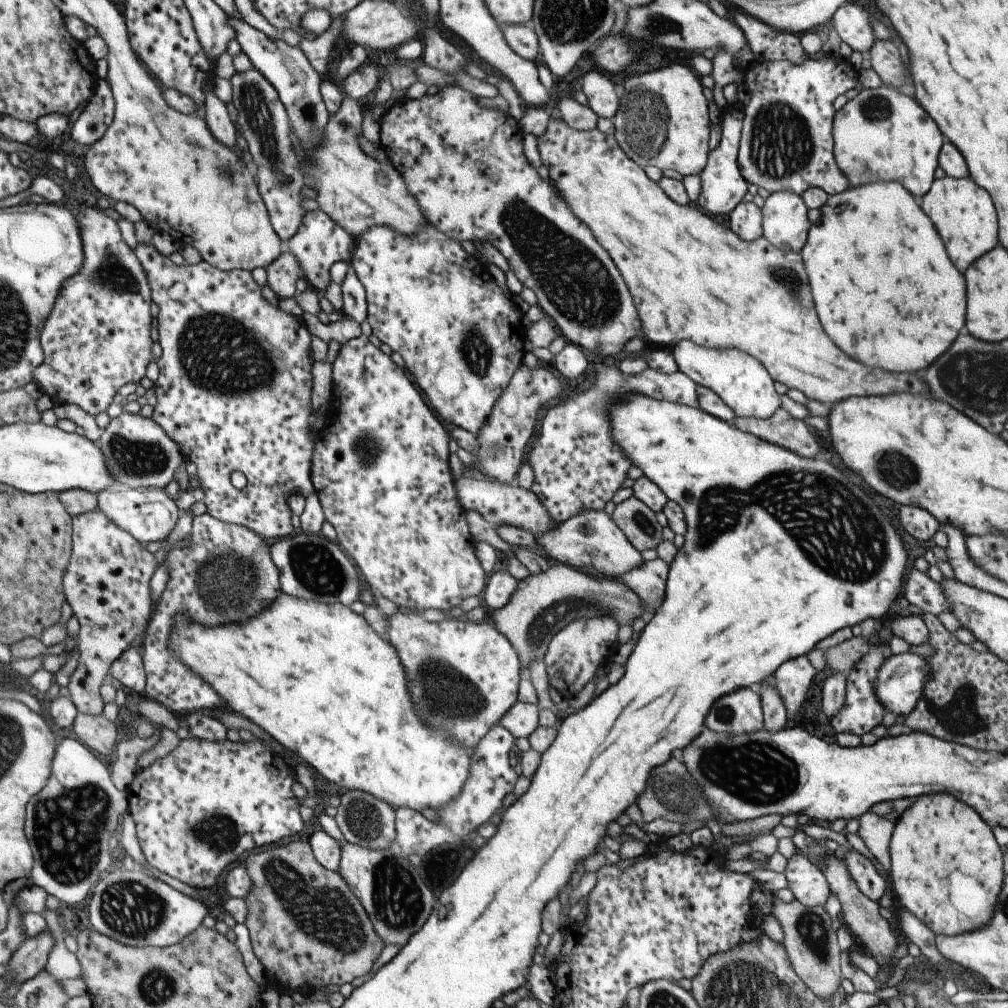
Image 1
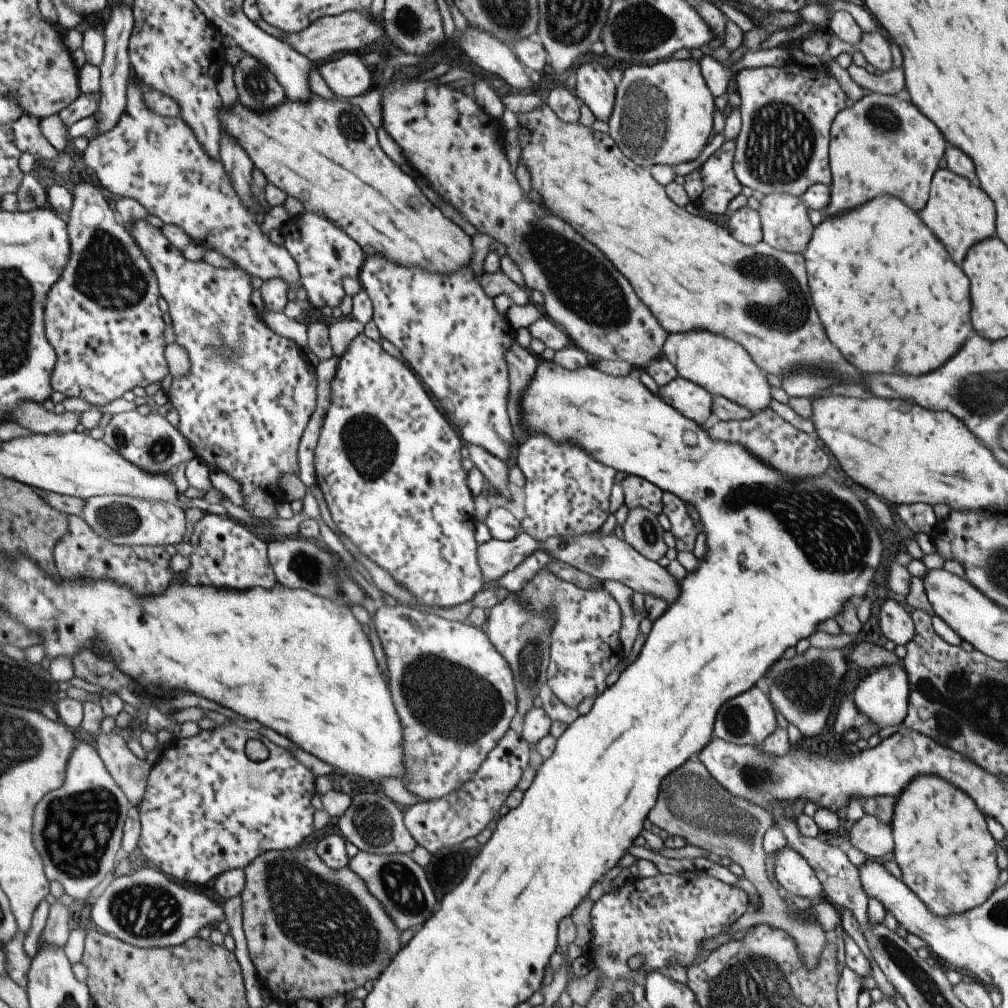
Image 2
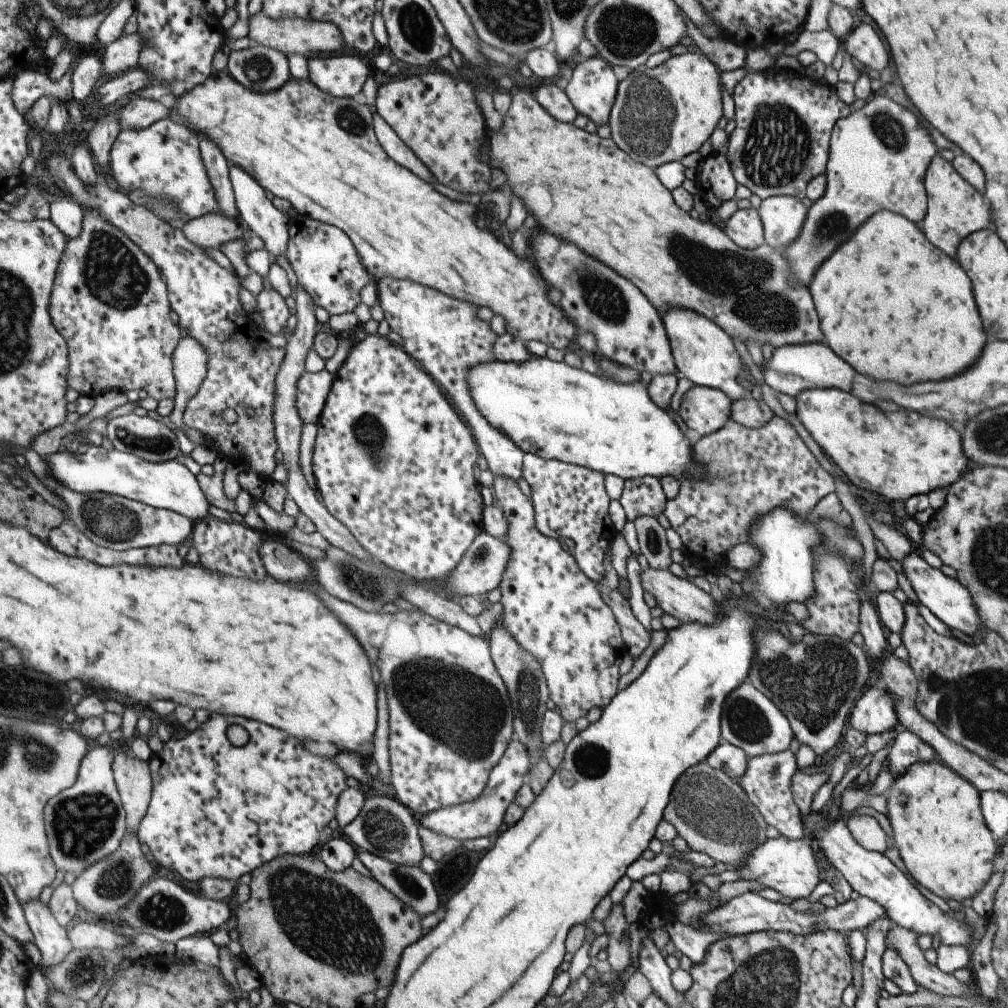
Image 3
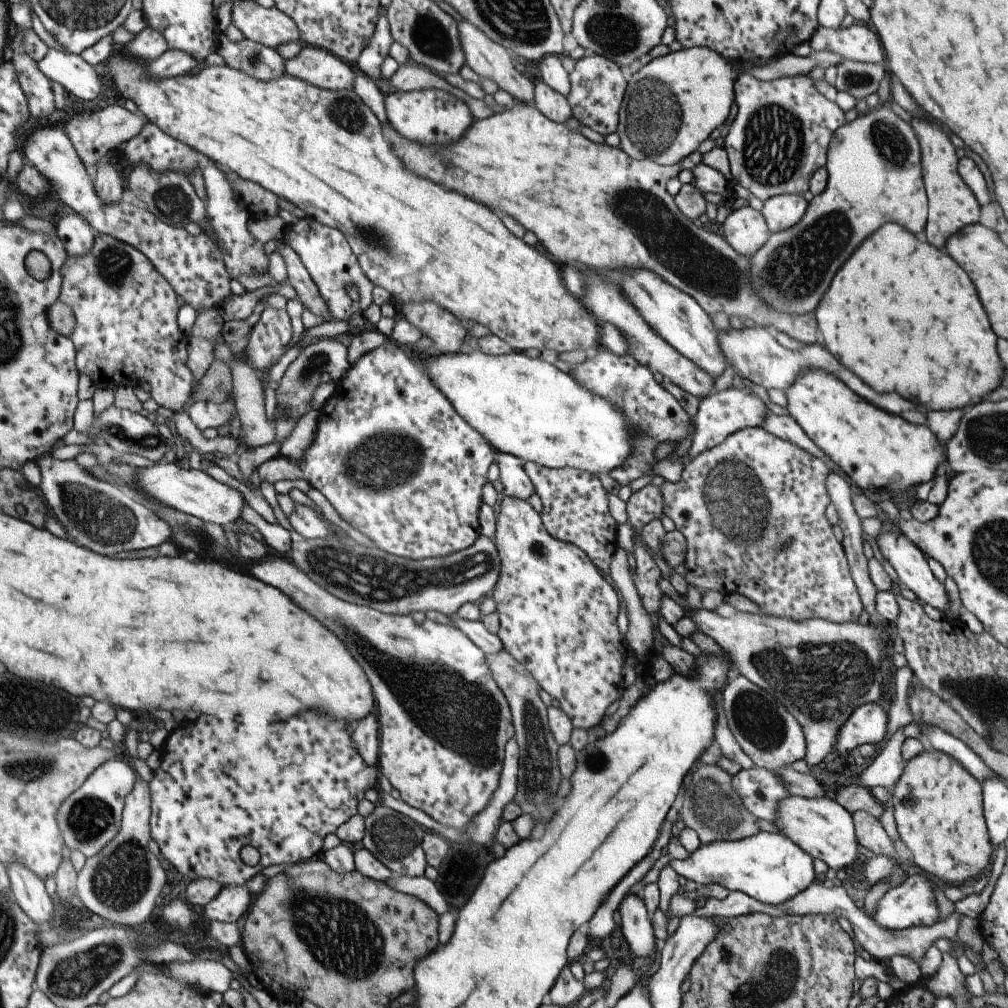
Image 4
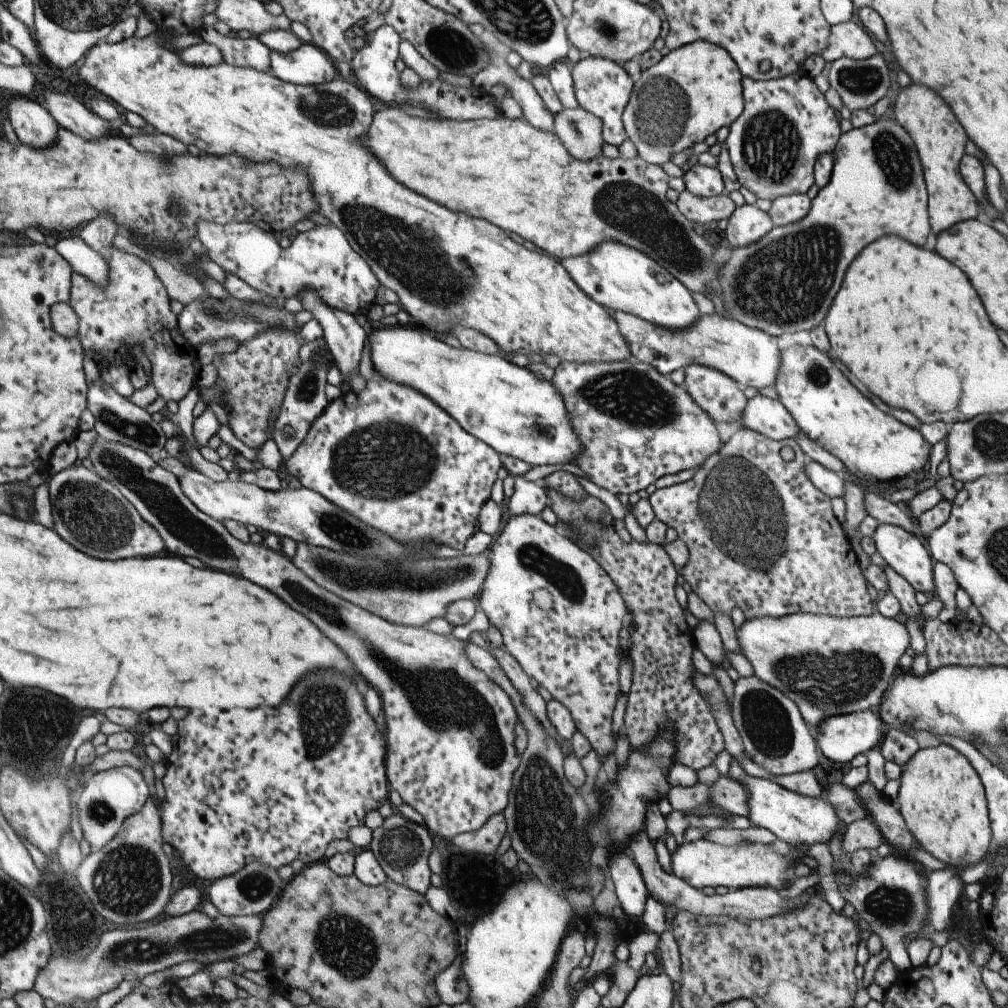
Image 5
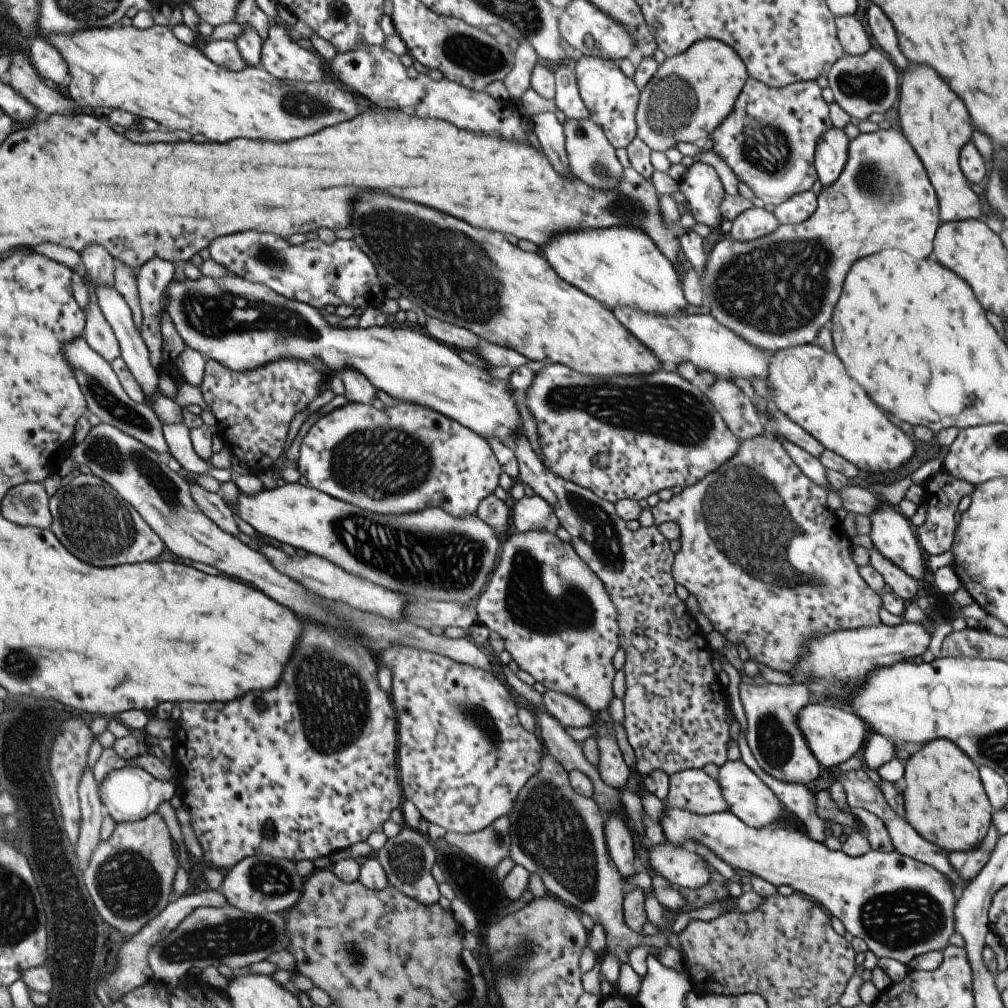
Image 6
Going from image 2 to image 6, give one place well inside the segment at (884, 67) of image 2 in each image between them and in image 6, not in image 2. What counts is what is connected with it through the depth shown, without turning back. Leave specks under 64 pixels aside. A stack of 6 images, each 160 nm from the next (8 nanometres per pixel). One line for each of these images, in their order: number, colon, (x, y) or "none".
3: (863, 44)
4: (854, 42)
5: (846, 39)
6: (851, 36)

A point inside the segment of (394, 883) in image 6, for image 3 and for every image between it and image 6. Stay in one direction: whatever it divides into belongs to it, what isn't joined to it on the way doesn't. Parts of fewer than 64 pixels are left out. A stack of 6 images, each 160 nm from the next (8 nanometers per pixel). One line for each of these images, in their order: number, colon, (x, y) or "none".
3: (383, 827)
4: (395, 840)
5: (401, 847)

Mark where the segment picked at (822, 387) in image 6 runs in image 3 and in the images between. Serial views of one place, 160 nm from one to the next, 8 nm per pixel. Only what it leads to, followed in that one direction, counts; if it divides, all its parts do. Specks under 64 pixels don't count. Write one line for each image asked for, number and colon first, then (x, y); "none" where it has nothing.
3: (899, 454)
4: (874, 450)
5: (826, 408)

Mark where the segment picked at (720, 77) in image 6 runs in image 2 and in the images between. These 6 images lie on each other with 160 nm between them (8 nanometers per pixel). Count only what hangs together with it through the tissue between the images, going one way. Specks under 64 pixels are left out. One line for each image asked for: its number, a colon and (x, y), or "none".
2: (662, 114)
3: (659, 115)
4: (670, 105)
5: (692, 91)

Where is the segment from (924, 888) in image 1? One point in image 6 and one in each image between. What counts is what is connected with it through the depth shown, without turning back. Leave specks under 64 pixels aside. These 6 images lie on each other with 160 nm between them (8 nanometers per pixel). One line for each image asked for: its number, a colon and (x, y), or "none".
2: (946, 856)
3: (938, 830)
4: (937, 805)
5: (941, 799)
6: (944, 802)

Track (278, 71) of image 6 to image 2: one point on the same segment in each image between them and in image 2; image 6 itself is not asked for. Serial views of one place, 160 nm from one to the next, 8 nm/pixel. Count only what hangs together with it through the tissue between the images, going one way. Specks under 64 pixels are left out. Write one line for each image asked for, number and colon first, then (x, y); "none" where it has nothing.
2: (346, 77)
3: (339, 76)
4: (317, 67)
5: (307, 65)

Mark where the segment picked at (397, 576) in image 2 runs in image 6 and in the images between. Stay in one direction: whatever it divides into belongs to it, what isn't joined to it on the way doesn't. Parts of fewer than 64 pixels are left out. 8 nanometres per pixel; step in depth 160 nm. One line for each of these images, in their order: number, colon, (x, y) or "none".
3: (392, 460)
4: (392, 457)
5: (388, 455)
6: (402, 459)

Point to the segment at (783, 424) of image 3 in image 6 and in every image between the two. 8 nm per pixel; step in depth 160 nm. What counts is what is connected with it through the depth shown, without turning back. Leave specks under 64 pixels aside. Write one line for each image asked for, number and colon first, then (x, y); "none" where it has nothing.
4: (752, 509)
5: (759, 536)
6: (769, 564)

